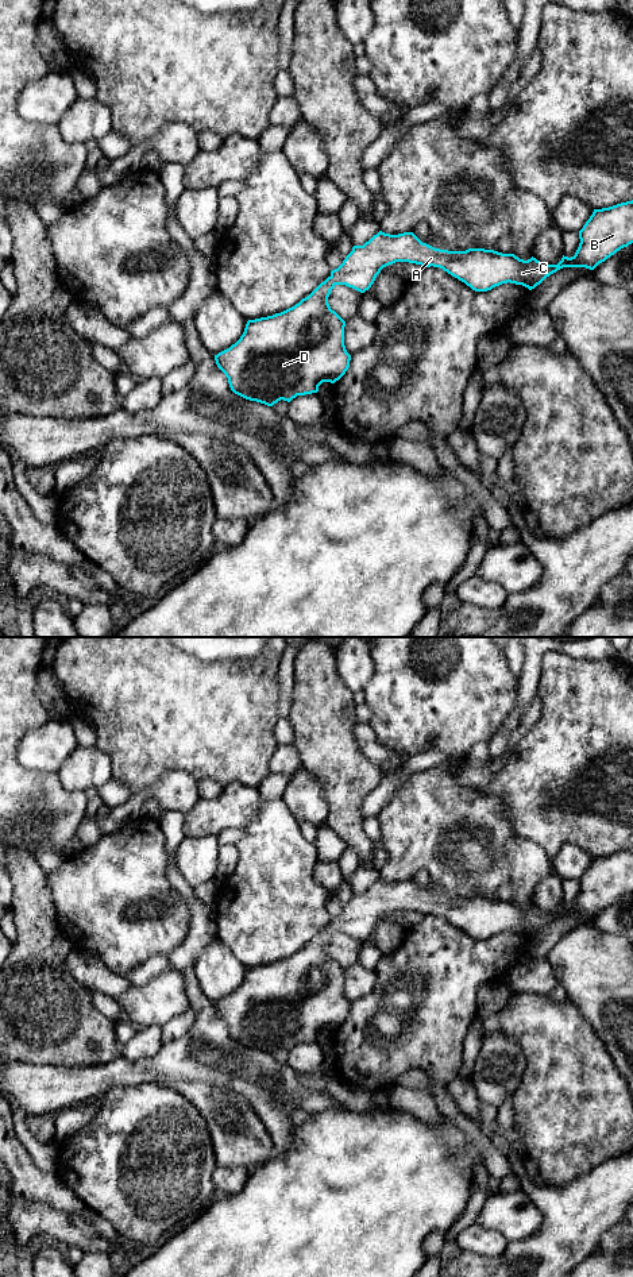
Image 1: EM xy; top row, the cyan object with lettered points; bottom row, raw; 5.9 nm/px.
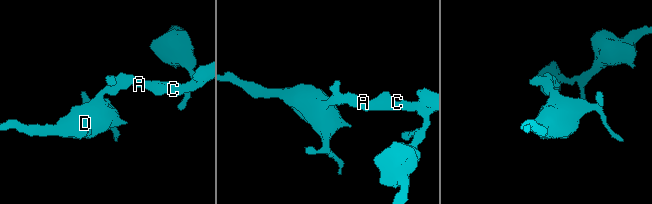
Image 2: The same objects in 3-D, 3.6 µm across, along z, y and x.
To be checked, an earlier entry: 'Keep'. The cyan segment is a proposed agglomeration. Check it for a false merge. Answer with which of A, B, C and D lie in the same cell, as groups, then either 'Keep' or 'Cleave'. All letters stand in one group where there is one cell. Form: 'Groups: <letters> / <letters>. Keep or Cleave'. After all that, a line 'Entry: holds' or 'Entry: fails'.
Groups: A B C D. Keep
Entry: holds

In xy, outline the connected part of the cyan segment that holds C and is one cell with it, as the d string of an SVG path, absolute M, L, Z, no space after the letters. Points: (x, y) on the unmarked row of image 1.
M633 848L609 856L594 857L590 867L579 879L579 887L580 891L574 904L568 906L563 903L561 908L557 913L545 913L533 904L528 908L524 908L514 902L502 902L494 898L485 896L468 896L466 899L440 898L422 891L413 880L390 883L379 879L363 894L354 894L352 899L346 904L343 911L337 917L332 918L331 923L298 952L273 964L248 968L240 987L229 996L215 1003L216 1012L228 1026L229 1035L235 1042L250 1049L265 1052L267 1054L273 1054L281 1048L290 1050L297 1043L317 1041L319 1034L323 1030L335 1031L336 1029L339 1029L348 1018L351 1008L351 1003L347 1000L344 994L346 969L335 958L332 958L328 952L331 938L336 933L346 933L360 941L364 941L371 935L377 923L383 915L395 910L409 910L421 913L422 915L440 915L452 925L464 930L475 940L487 940L495 934L507 930L522 933L532 938L547 925L563 915L586 915L594 918L599 911L605 910L617 899L632 892Z

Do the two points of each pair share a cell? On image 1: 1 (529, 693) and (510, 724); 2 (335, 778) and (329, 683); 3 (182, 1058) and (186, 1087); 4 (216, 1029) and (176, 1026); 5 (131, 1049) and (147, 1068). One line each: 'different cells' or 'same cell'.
1: same cell
2: same cell
3: different cells
4: different cells
5: different cells

